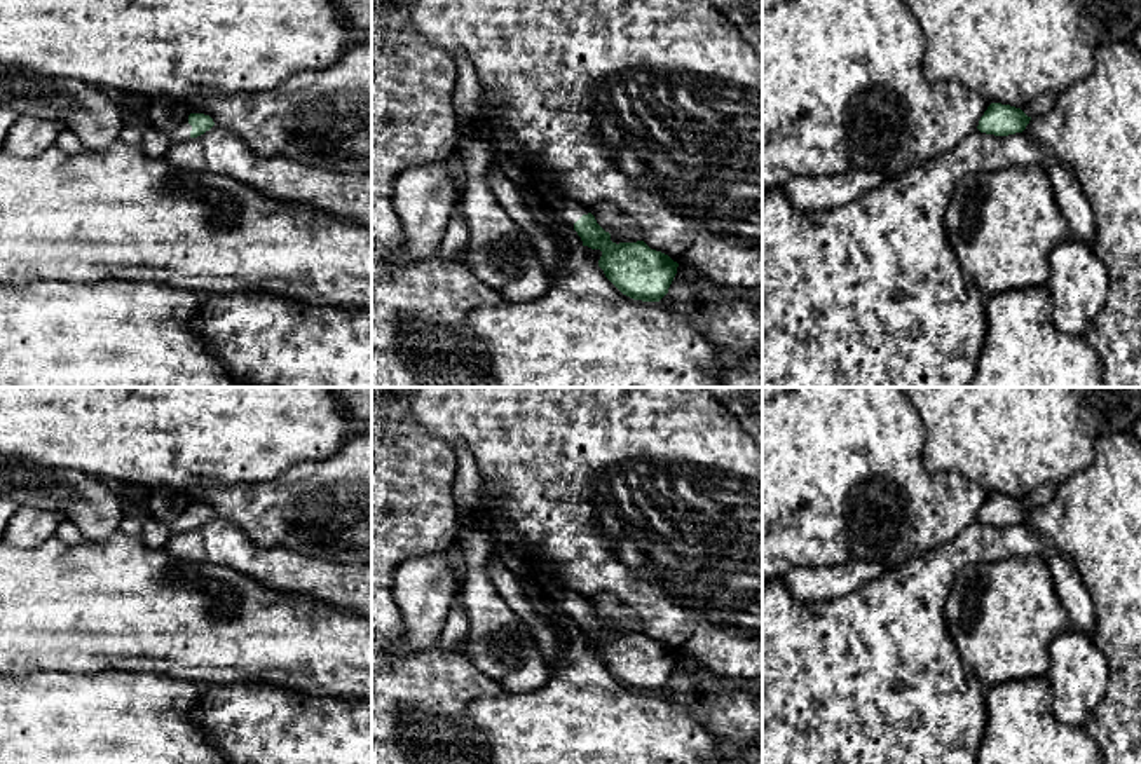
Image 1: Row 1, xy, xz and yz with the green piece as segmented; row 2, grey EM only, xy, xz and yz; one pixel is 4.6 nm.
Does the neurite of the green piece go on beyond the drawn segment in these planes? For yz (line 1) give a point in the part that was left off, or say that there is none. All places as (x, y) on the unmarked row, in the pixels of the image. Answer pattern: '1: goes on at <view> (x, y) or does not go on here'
1: does not go on here

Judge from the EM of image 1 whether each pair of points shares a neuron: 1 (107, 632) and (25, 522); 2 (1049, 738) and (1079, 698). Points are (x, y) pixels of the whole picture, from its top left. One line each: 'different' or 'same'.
1: different
2: different

